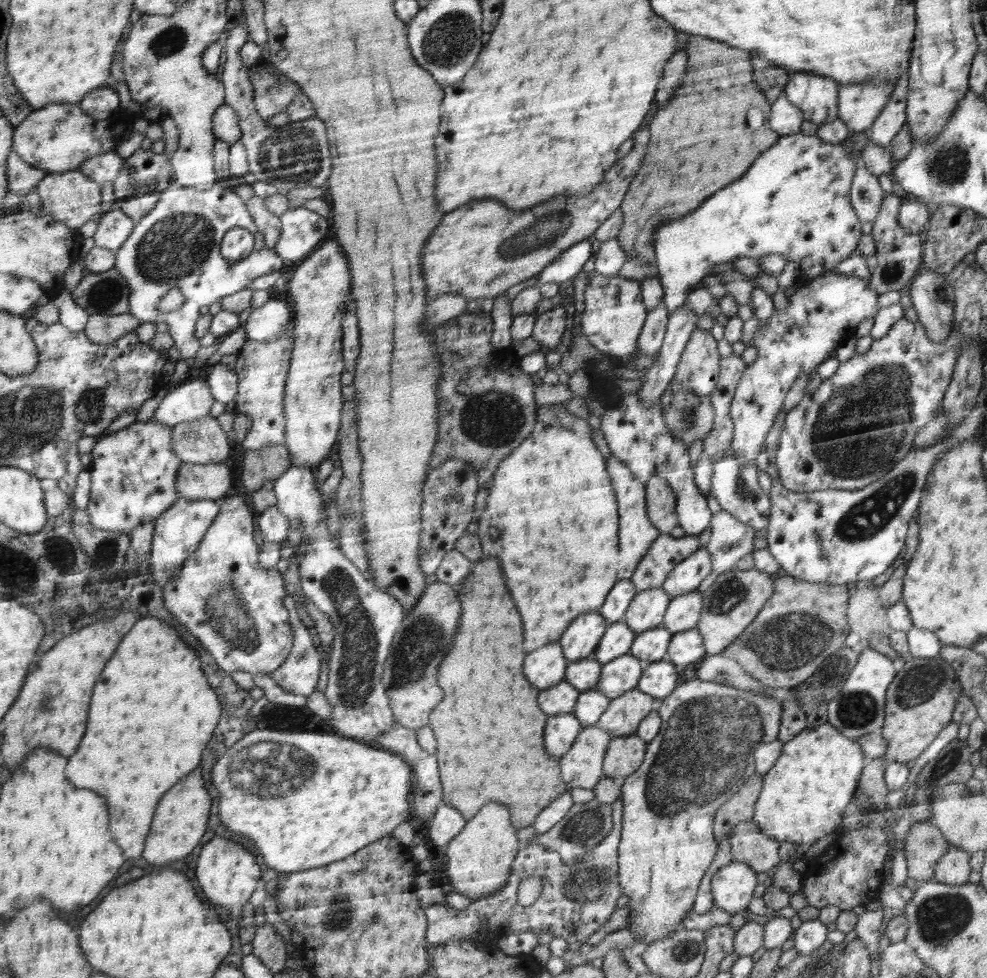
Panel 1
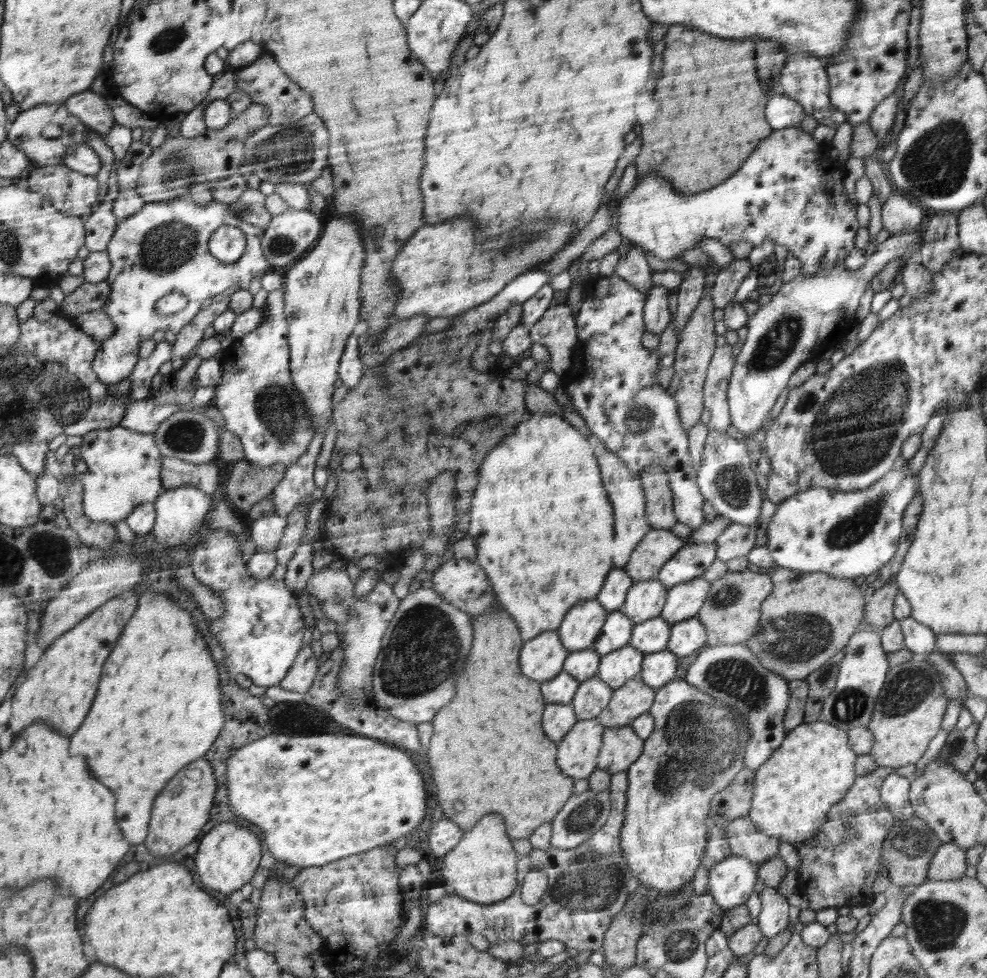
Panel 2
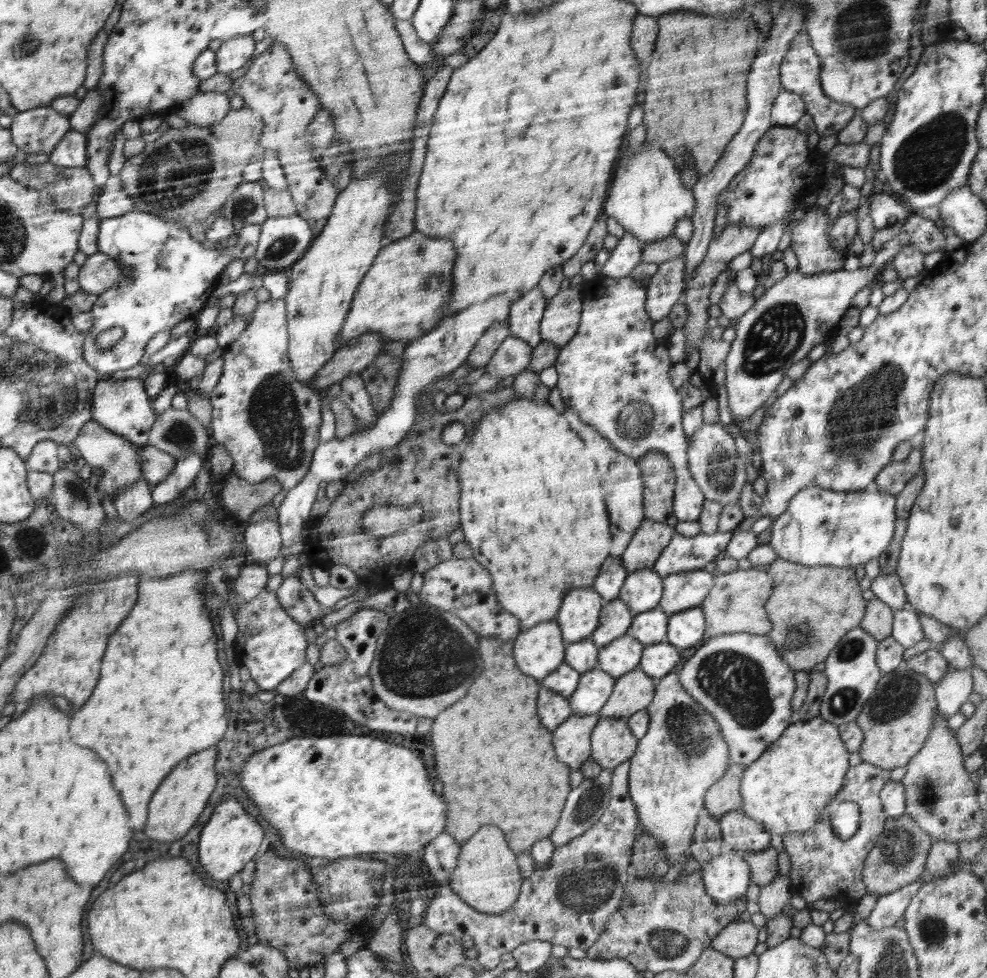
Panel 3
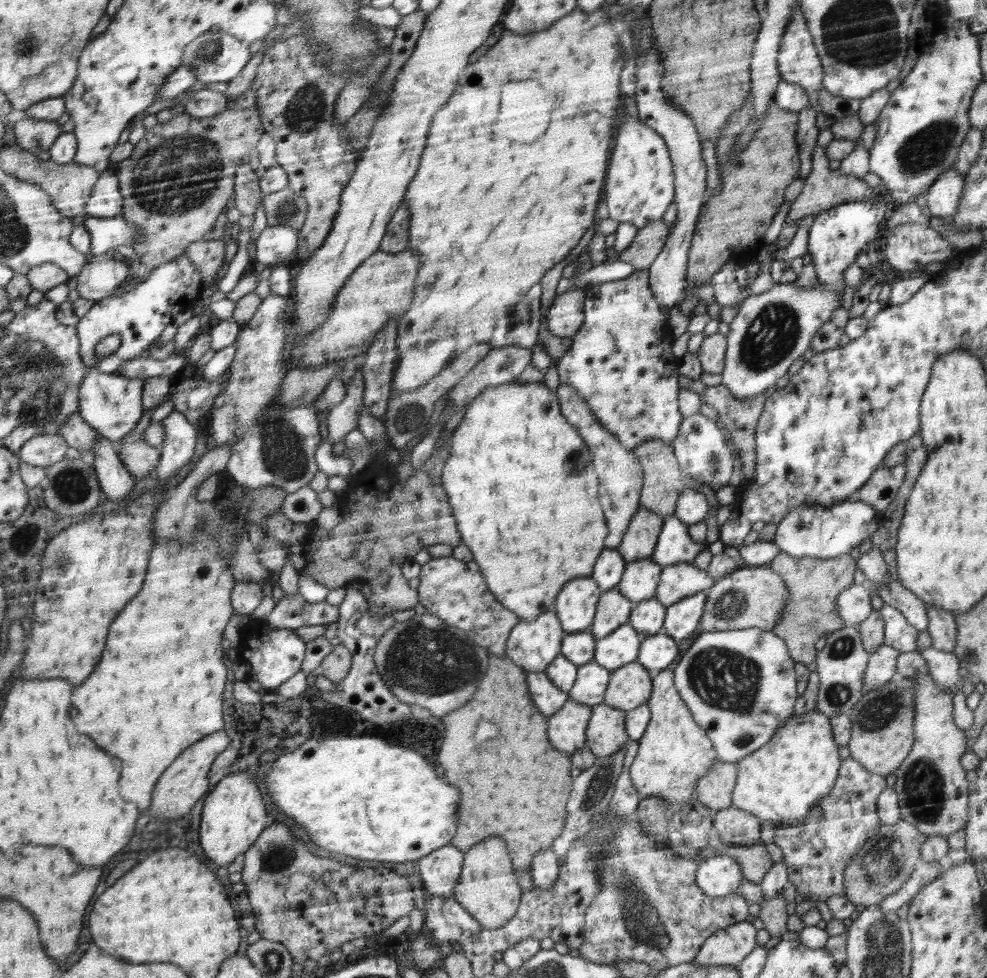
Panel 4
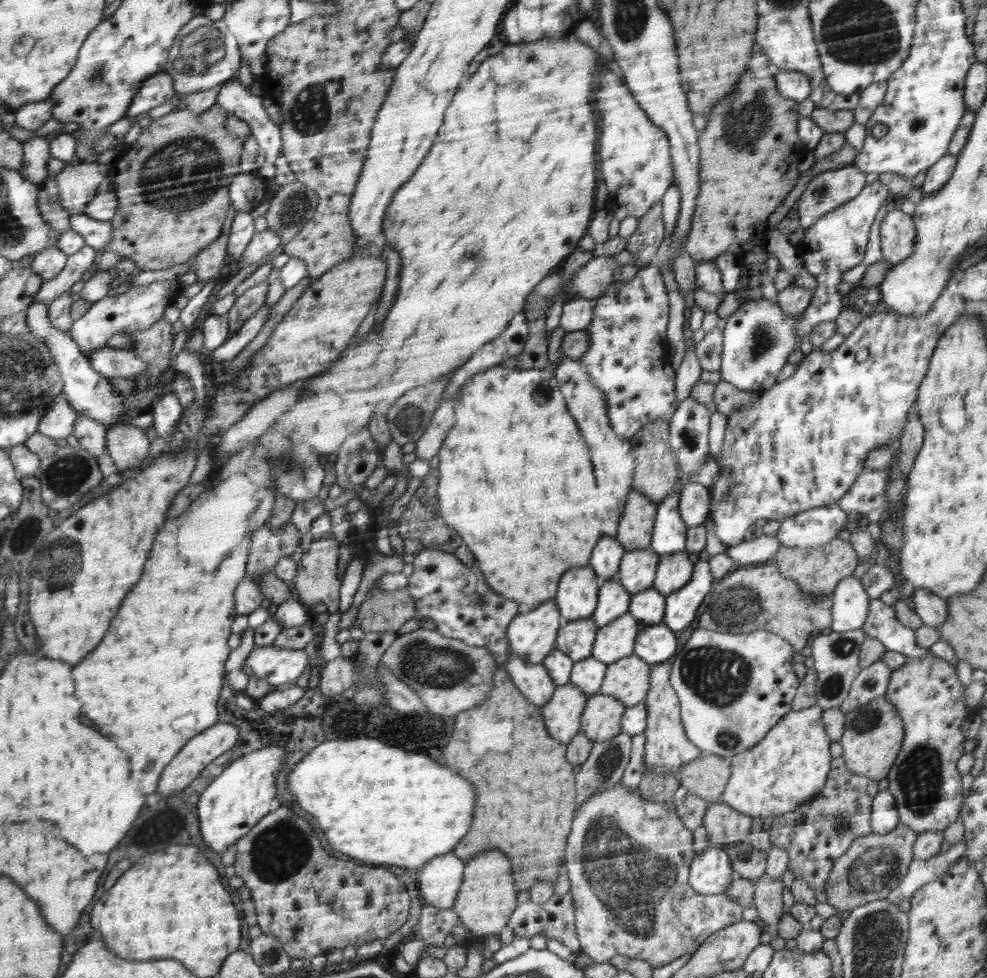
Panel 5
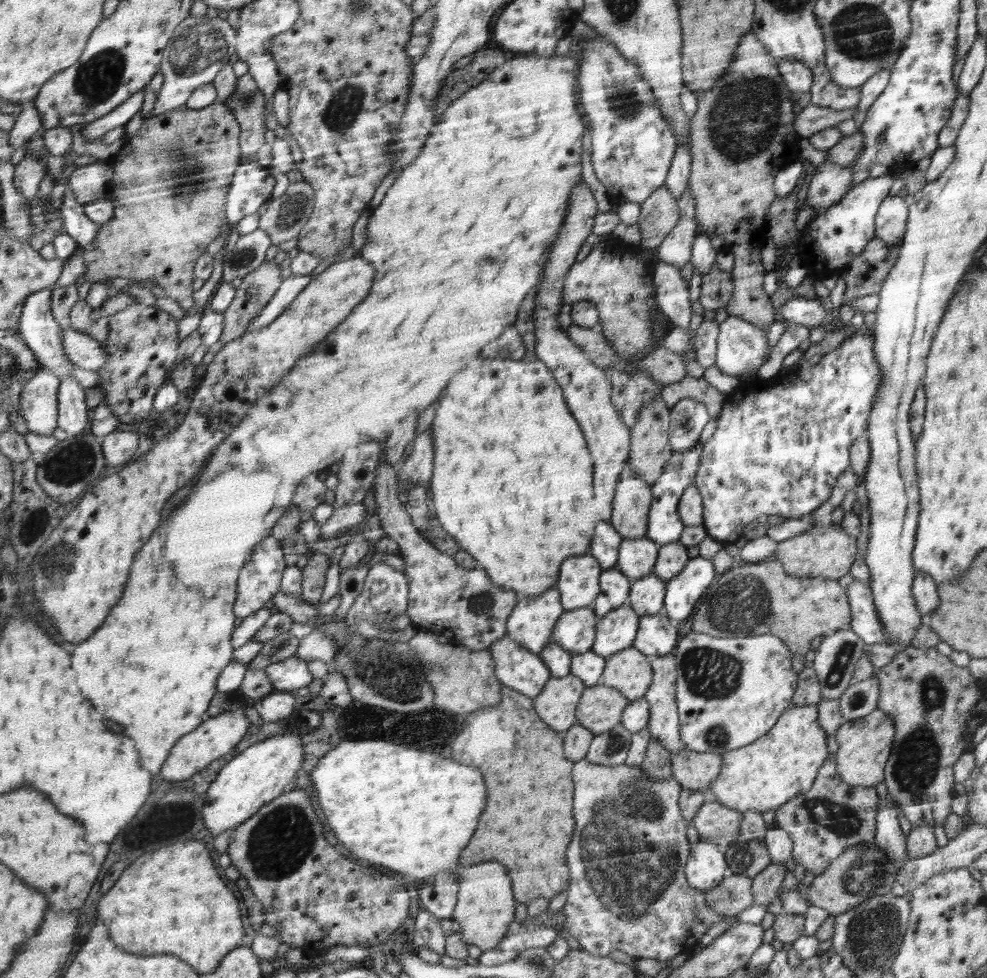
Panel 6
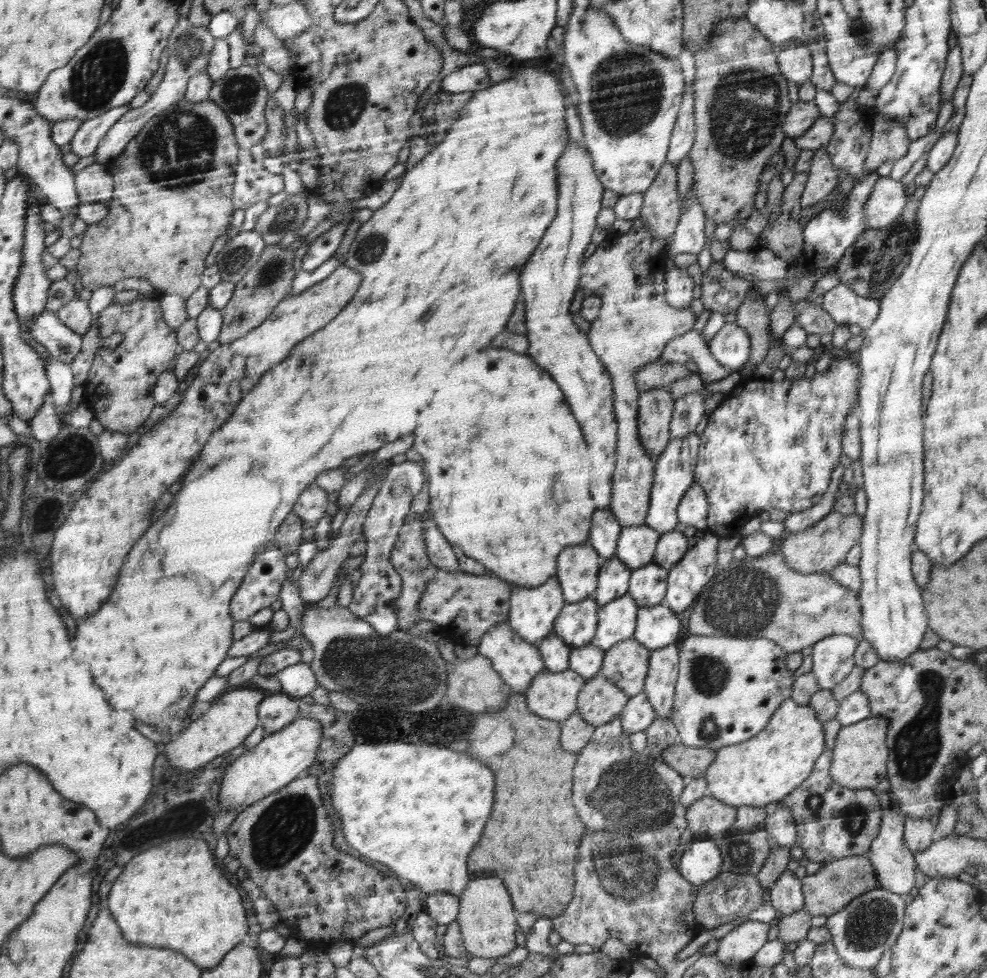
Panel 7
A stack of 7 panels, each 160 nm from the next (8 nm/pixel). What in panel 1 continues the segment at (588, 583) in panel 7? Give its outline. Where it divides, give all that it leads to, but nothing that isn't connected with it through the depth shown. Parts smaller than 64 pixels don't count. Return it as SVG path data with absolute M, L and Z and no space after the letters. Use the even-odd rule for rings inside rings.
M598 610L584 614L584 618L576 618L576 626L558 640L568 662L593 657L607 625L607 619Z

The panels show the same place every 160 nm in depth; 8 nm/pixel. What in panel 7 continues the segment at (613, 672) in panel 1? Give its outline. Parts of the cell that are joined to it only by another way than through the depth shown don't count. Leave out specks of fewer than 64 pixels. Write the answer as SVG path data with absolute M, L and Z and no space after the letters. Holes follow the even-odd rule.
M628 593L623 594L622 597L617 598L608 605L604 605L599 610L599 628L595 634L592 645L599 646L603 651L612 649L620 641L626 641L634 638L636 626L636 612L639 609L638 603Z

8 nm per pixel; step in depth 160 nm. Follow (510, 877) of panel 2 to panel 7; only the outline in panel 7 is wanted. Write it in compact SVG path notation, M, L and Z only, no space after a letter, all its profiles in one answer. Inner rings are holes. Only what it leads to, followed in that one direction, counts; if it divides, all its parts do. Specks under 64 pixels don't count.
M476 878L467 884L467 888L459 897L460 914L458 922L461 926L463 943L466 950L474 957L495 958L505 956L514 944L516 936L516 916L506 886L500 878Z

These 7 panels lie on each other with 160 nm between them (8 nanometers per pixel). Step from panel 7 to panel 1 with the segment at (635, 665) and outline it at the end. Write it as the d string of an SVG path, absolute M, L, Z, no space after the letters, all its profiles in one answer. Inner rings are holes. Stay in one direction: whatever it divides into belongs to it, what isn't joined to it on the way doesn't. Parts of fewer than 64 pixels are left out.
M639 688L613 698L596 724L614 737L636 734L647 714L654 710L654 697Z

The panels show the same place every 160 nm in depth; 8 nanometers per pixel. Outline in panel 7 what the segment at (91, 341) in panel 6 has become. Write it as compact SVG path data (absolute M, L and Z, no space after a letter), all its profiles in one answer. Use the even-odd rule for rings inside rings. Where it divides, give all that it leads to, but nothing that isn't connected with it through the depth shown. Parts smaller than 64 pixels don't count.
M46 310L38 315L32 324L33 337L38 343L42 343L53 358L72 365L76 356L84 348L84 338L71 330L58 314Z

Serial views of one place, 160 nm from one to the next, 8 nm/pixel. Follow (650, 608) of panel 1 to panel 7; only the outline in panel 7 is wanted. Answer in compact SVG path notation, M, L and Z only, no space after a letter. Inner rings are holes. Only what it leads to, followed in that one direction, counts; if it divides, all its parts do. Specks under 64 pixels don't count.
M647 524L621 527L615 556L634 571L643 569L654 561L658 536L660 534Z

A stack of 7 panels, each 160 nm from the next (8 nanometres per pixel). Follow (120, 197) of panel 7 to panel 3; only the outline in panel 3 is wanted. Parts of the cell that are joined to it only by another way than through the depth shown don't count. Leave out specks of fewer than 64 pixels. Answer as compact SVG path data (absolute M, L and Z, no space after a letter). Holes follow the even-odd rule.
M244 106L241 109L230 109L220 122L211 126L189 124L181 129L170 128L159 139L149 142L141 155L127 161L121 171L120 177L126 192L134 196L137 202L135 210L154 211L186 225L192 221L210 224L216 218L216 211L245 181L244 174L248 174L248 166L256 162L256 155L262 150L260 137L263 136L265 126L263 114Z

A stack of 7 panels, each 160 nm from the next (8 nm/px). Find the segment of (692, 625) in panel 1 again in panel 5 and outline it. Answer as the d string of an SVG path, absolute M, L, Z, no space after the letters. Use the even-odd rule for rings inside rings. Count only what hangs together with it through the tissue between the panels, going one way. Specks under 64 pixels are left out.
M685 551L662 557L653 587L665 596L682 589L695 576L692 575L694 566L688 556L689 553Z

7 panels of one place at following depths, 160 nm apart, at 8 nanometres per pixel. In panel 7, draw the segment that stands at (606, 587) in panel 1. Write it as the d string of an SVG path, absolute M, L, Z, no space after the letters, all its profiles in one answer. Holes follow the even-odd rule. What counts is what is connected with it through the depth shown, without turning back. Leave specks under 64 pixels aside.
M488 348L480 354L472 354L472 358L464 358L456 370L448 372L448 378L444 380L444 386L436 390L436 398L432 400L430 410L426 410L424 416L430 414L430 420L416 426L416 440L413 440L413 448L424 458L426 475L428 476L429 508L432 519L436 521L440 532L447 541L462 554L481 562L490 574L504 579L514 585L524 588L532 588L544 585L550 578L555 577L557 572L556 556L567 546L582 545L589 540L592 515L596 506L590 496L588 476L584 474L586 462L584 452L588 446L588 434L584 435L584 426L580 425L580 418L574 420L571 408L568 408L564 393L558 388L559 383L540 367L527 354L516 354L512 350L498 350Z

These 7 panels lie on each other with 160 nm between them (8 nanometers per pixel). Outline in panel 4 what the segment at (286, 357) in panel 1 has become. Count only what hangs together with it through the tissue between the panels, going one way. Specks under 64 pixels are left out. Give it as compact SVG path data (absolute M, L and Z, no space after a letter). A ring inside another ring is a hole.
M271 293L261 300L252 319L242 326L242 332L236 338L234 361L227 372L230 378L223 384L223 389L215 397L212 409L212 421L206 428L207 435L216 441L216 447L230 446L231 455L224 471L227 480L240 483L250 488L260 488L268 485L280 487L287 494L308 487L316 476L319 465L315 461L315 452L322 440L318 420L313 407L299 406L298 408L283 408L275 404L282 394L284 378L288 374L286 359L286 334L284 334L284 308L286 297Z

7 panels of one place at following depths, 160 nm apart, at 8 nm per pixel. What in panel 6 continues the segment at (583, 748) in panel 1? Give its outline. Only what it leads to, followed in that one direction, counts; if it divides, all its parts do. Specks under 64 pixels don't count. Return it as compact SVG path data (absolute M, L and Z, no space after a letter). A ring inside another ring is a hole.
M577 676L551 677L539 696L534 698L535 710L548 726L565 732L578 724L577 711L584 692L586 684Z

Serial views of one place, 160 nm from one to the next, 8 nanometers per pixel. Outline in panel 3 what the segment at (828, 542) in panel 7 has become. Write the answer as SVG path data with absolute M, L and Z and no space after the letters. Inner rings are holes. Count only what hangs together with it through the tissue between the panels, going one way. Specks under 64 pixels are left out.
M779 556L766 569L768 574L776 578L776 594L772 594L772 602L766 604L768 618L776 626L767 635L775 642L779 653L790 667L797 671L810 671L816 664L827 660L847 633L860 626L867 606L858 588L858 580L850 569L820 565L804 566Z

